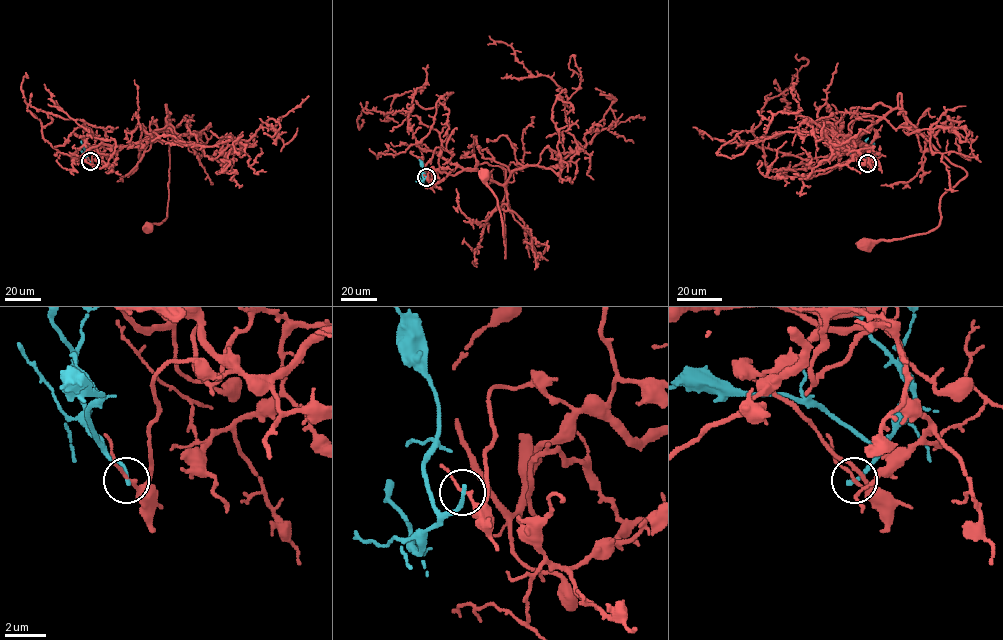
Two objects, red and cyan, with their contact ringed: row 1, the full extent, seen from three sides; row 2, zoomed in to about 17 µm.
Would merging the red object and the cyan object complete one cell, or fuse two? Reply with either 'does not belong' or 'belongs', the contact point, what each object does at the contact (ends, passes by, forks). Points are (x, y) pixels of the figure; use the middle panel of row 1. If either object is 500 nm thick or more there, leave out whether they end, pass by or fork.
does not belong | (426, 177) | red passes by | cyan ends

